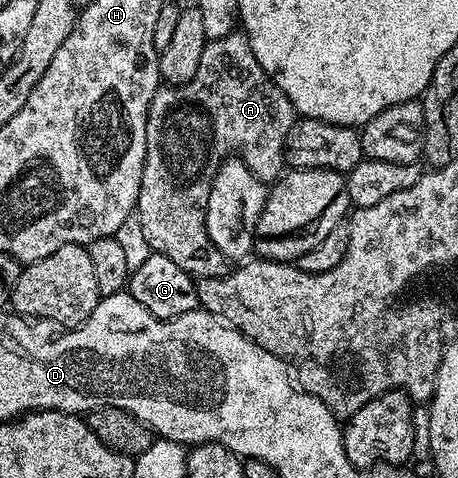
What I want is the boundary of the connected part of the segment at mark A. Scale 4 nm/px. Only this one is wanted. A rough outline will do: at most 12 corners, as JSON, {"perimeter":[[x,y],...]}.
{"perimeter":[[243,31],[157,88],[134,220],[193,278],[204,221],[235,154],[283,173],[296,107]]}

